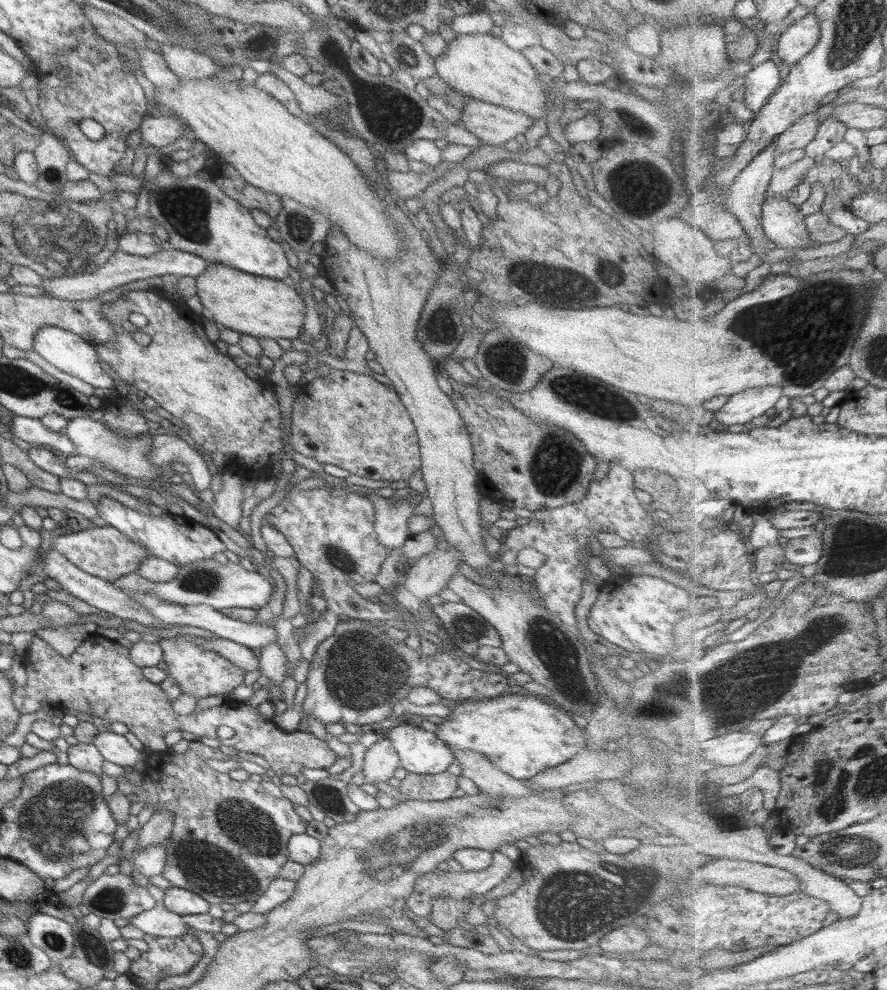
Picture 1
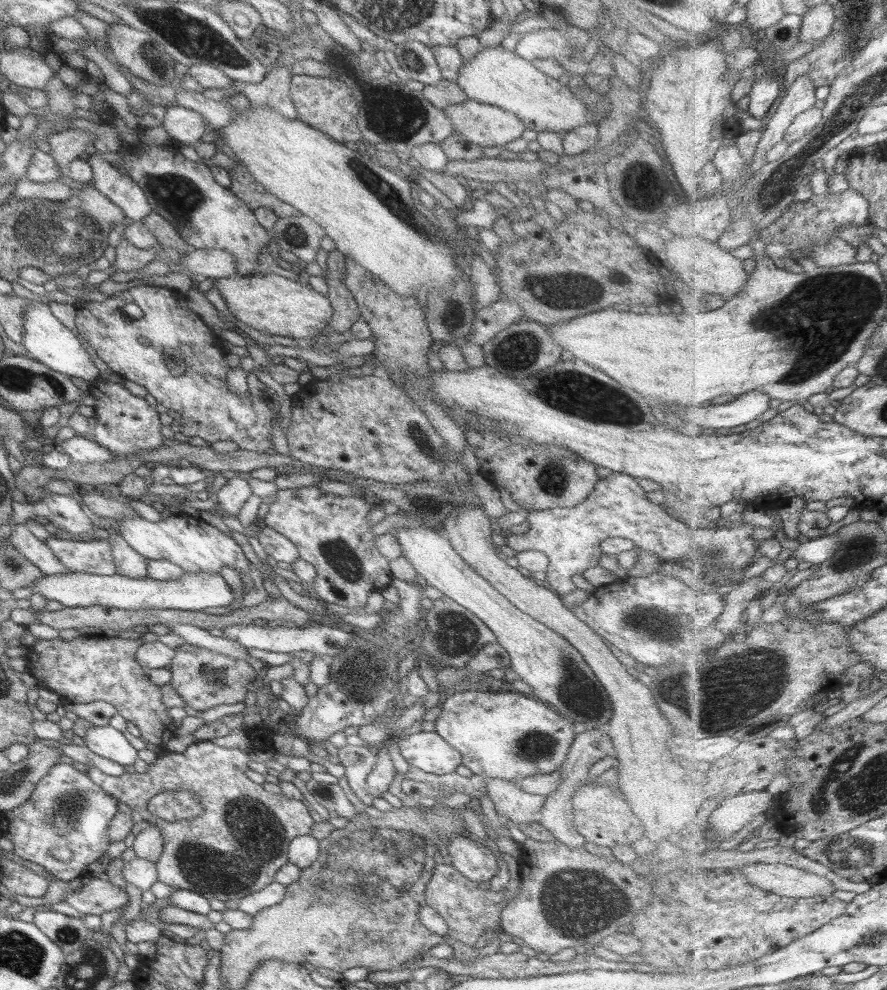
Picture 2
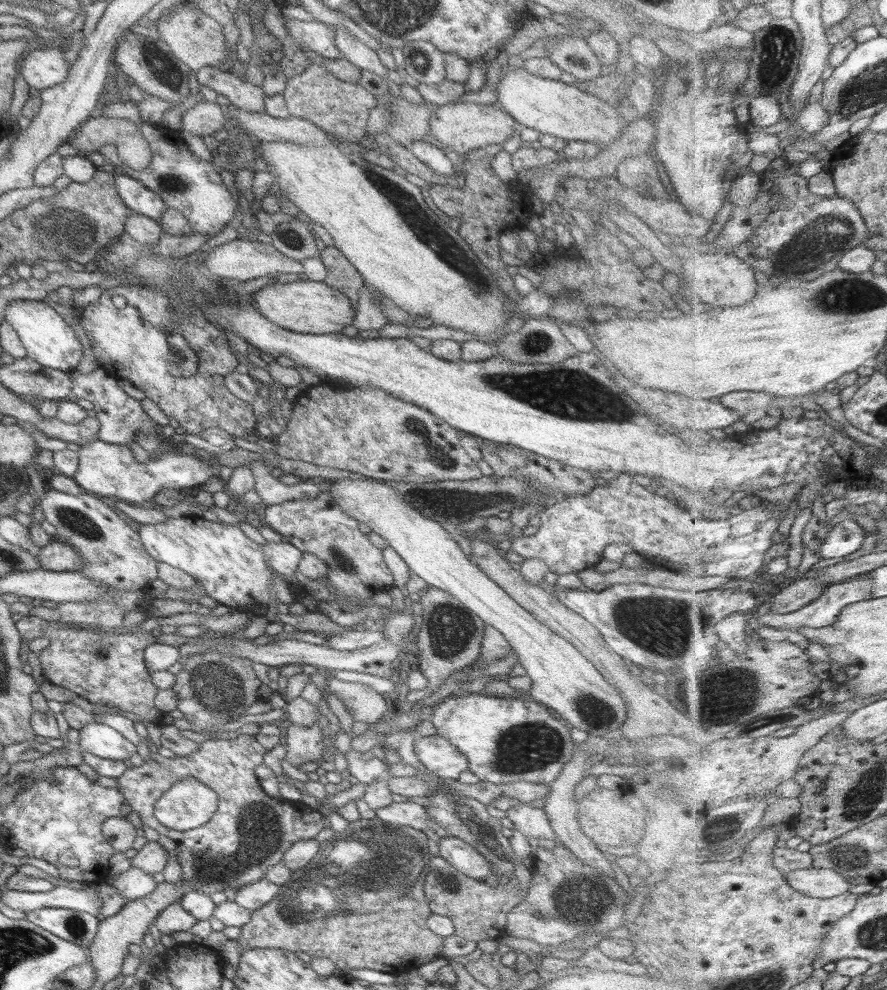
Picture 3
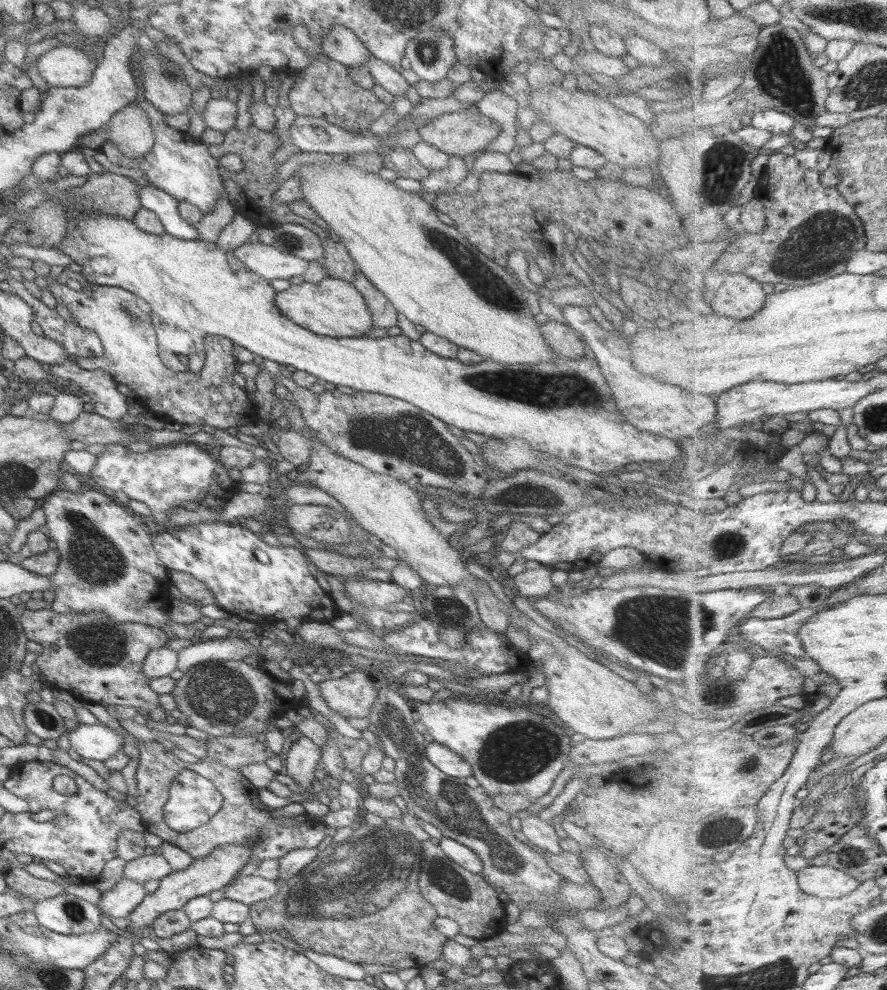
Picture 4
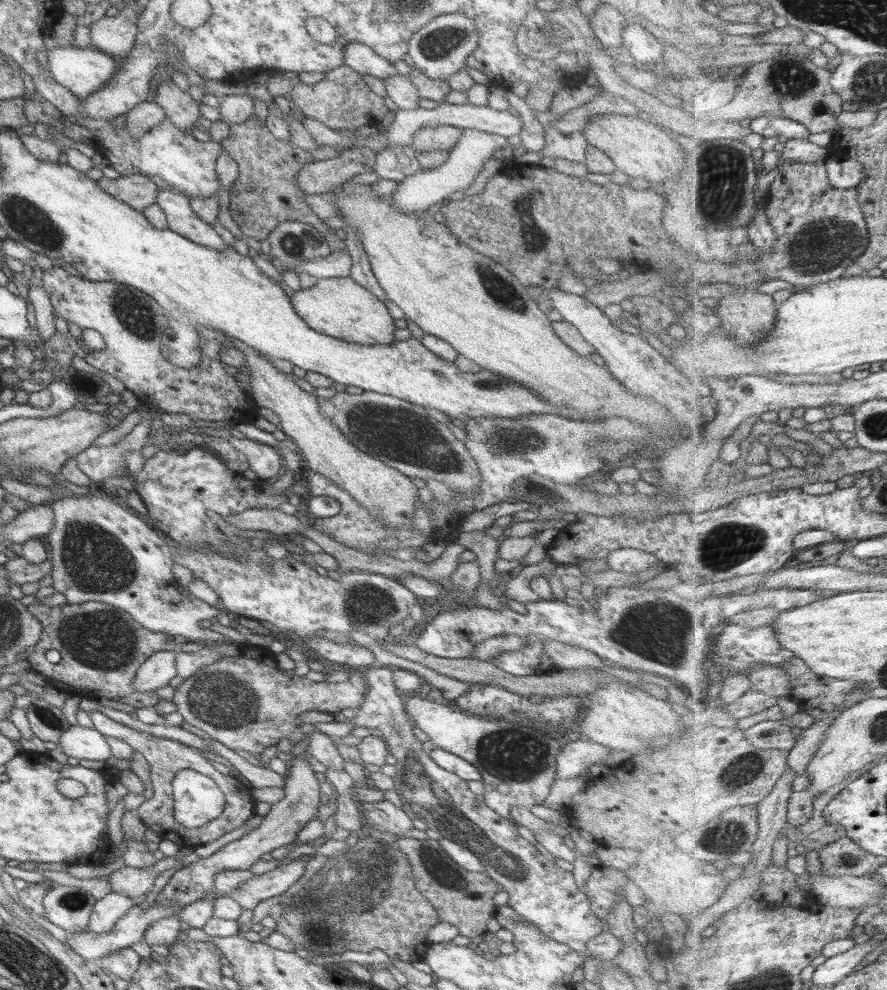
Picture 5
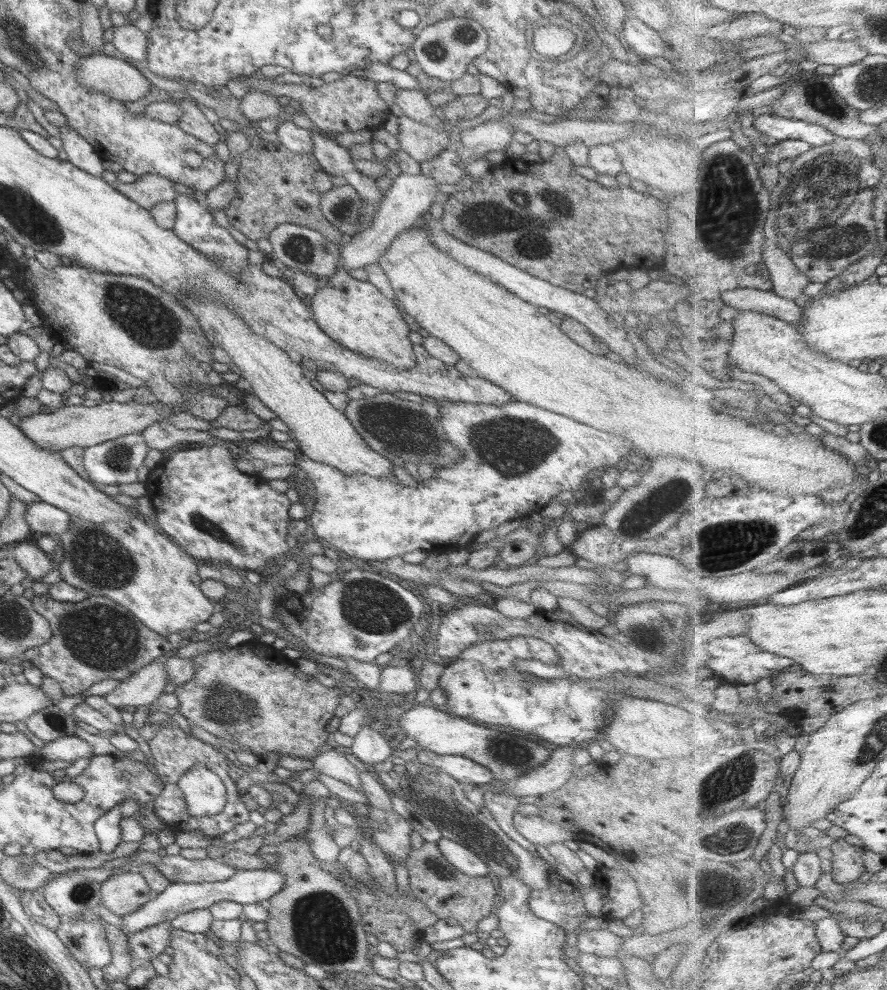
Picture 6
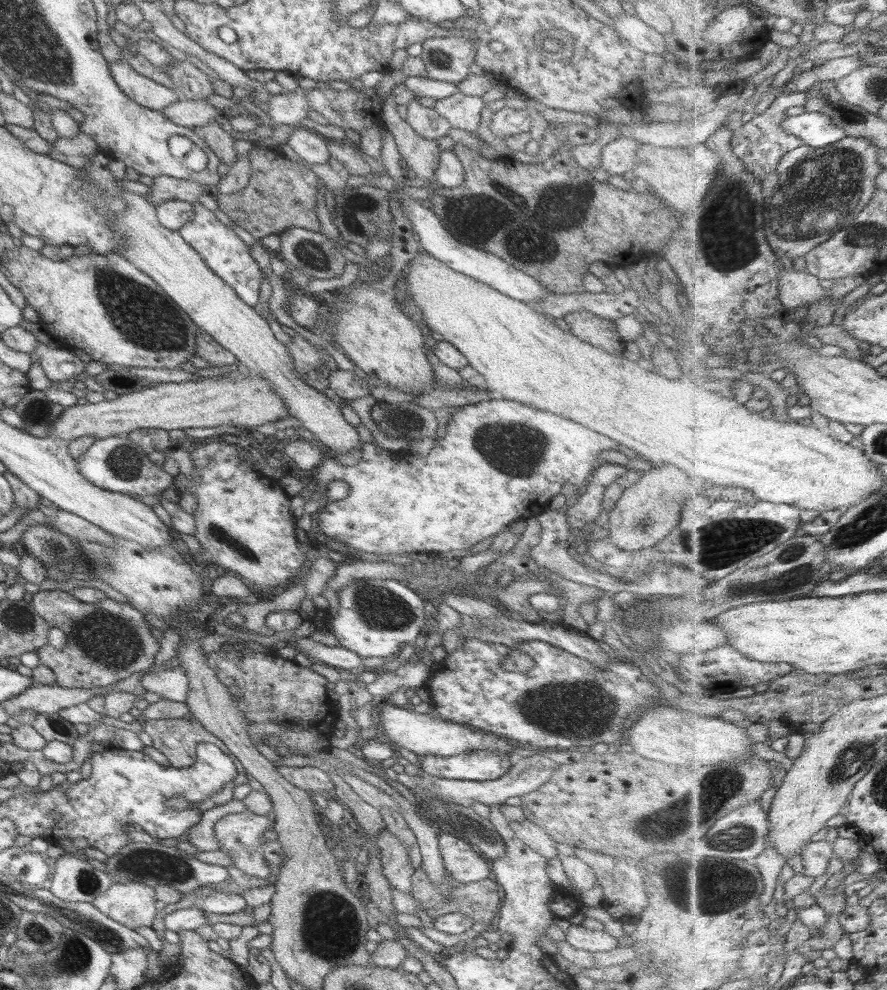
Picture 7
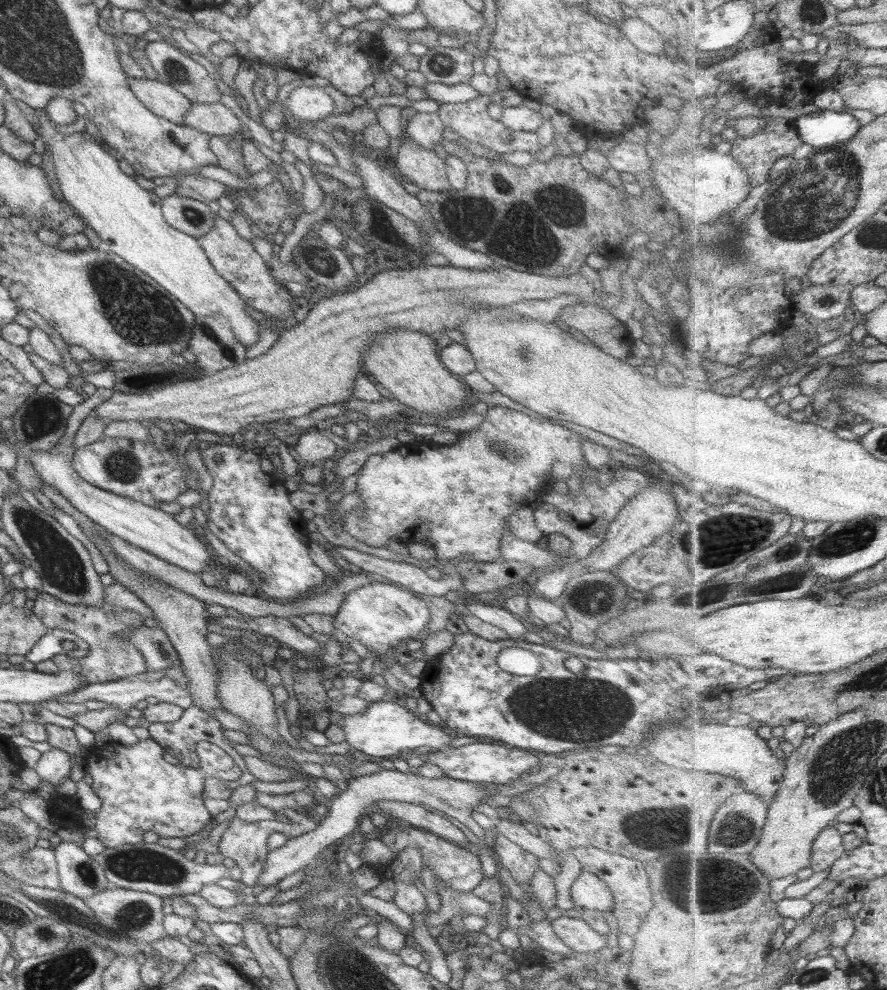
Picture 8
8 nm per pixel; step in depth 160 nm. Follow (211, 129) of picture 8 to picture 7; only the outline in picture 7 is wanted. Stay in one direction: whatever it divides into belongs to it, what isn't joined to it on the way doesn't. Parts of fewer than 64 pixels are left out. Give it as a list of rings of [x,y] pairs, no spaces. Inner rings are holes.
[[[182,98],[175,104],[166,106],[161,114],[167,120],[188,129],[205,126],[210,122],[216,123],[220,116],[223,115],[204,100],[193,101]]]

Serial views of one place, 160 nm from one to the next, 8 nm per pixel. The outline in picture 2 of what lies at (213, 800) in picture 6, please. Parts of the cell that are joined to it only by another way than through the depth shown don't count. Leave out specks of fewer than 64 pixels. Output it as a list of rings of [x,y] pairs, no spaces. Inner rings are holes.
[[[173,791],[152,796],[146,809],[165,822],[189,821],[202,813],[200,798],[187,791]]]

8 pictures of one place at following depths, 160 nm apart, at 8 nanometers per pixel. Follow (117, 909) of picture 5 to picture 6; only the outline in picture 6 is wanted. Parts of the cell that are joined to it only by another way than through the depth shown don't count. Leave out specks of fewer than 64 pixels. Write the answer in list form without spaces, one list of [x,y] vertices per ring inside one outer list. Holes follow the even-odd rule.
[[[100,918],[93,921],[65,920],[56,929],[56,936],[67,953],[83,968],[103,968],[110,962],[110,951]]]

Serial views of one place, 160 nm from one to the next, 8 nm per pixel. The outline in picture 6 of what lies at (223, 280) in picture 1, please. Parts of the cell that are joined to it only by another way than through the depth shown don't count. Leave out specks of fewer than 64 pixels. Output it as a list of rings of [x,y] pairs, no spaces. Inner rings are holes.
[[[336,267],[336,271],[329,276],[327,284],[316,288],[315,294],[305,299],[311,318],[315,324],[331,339],[346,347],[347,350],[354,351],[355,354],[363,355],[365,358],[373,358],[377,362],[382,362],[387,366],[393,366],[397,370],[411,368],[415,364],[412,343],[409,341],[409,327],[399,310],[393,305],[391,299],[381,295],[376,287],[367,280],[360,281],[351,278],[346,270]]]

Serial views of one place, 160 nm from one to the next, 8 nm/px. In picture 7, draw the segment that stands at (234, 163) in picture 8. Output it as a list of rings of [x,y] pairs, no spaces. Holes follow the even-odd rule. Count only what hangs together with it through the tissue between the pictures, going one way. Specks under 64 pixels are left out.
[[[210,122],[205,126],[191,129],[209,147],[209,150],[219,159],[219,162],[230,165],[236,161],[235,149],[233,149],[234,139],[217,123]]]

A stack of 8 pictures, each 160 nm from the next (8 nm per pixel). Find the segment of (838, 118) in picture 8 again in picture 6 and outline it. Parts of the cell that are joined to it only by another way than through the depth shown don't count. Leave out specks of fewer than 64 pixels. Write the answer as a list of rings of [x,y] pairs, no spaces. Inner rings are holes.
[[[770,114],[759,115],[755,126],[766,135],[782,140],[802,140],[814,146],[831,144],[837,135],[820,124]]]

